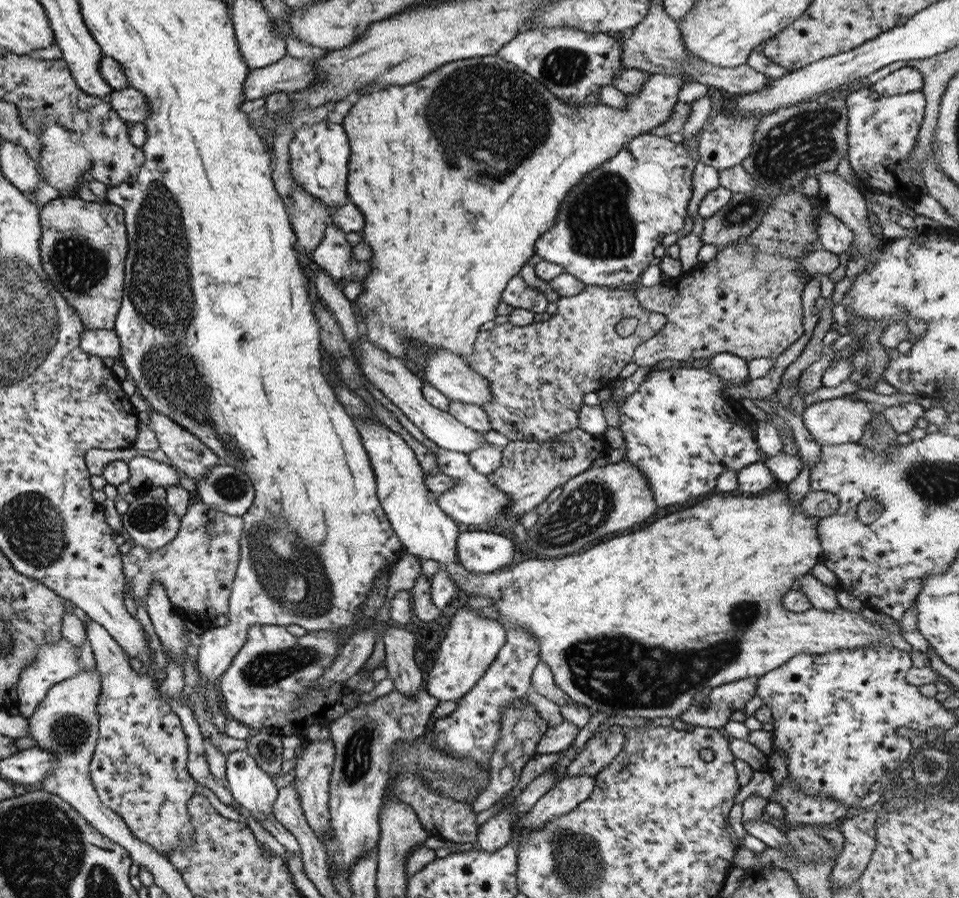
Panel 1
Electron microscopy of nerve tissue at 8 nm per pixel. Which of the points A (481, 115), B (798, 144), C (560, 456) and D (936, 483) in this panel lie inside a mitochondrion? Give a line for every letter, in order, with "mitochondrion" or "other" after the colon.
A: mitochondrion
B: mitochondrion
C: other
D: mitochondrion

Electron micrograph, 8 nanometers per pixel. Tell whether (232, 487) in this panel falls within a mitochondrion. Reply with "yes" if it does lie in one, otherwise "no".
yes

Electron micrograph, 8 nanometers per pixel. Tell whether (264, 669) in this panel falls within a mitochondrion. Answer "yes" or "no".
yes

